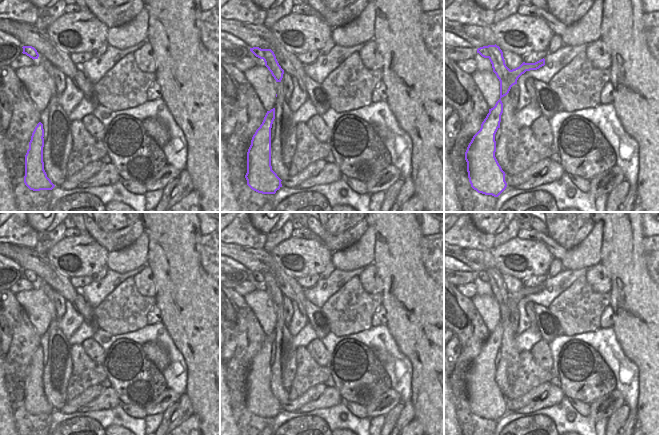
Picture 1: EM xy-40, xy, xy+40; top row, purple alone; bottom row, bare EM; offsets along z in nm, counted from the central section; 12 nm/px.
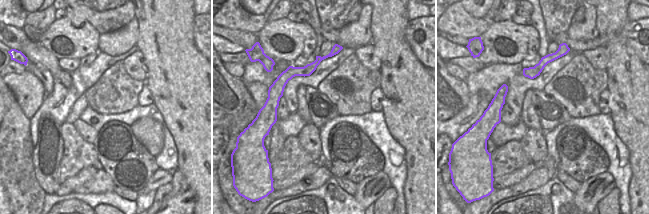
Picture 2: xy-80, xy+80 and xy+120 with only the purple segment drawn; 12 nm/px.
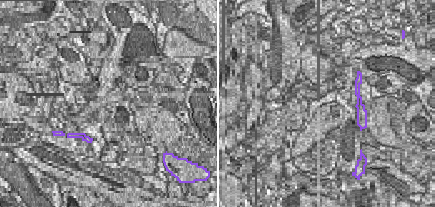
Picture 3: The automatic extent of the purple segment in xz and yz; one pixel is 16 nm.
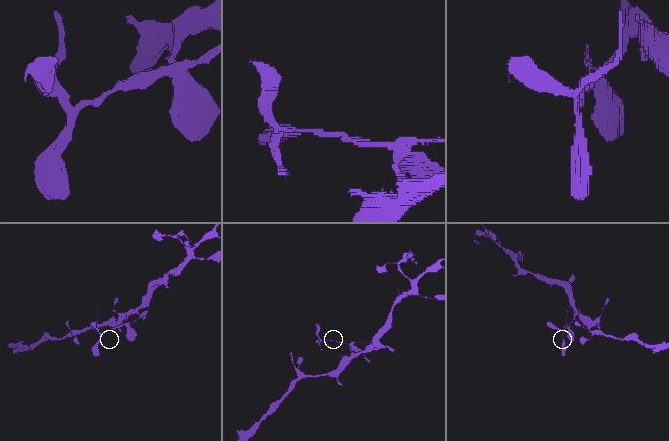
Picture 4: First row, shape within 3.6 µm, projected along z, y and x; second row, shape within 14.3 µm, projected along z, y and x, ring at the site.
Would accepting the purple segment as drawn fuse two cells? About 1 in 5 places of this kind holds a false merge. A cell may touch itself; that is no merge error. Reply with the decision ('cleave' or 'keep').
keep

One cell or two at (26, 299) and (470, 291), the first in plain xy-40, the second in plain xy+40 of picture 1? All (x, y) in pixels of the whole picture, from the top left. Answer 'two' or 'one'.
two

